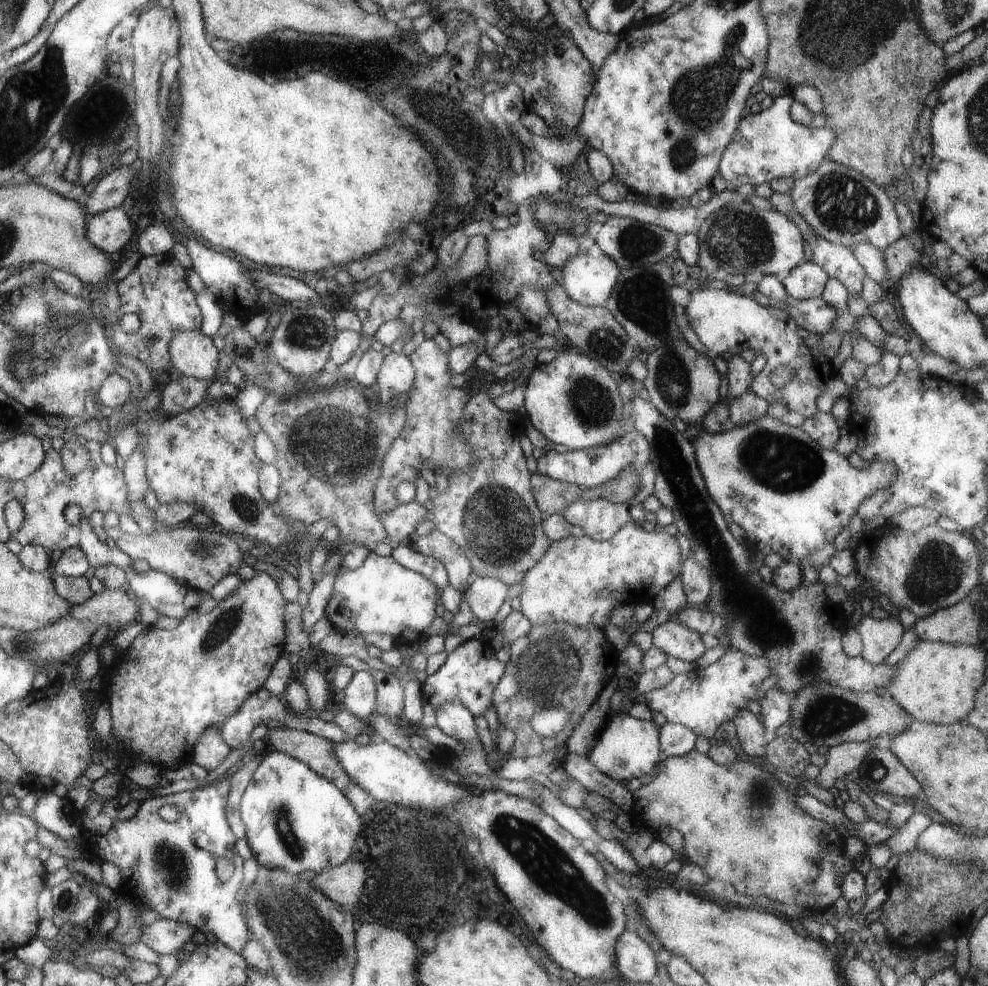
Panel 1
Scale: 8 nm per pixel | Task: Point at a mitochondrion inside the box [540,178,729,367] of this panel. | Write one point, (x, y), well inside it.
(639, 300)

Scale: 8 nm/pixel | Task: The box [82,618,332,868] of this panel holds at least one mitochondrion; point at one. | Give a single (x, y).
(294, 847)

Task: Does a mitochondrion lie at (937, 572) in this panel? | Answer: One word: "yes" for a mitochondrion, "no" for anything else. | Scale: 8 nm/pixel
yes

